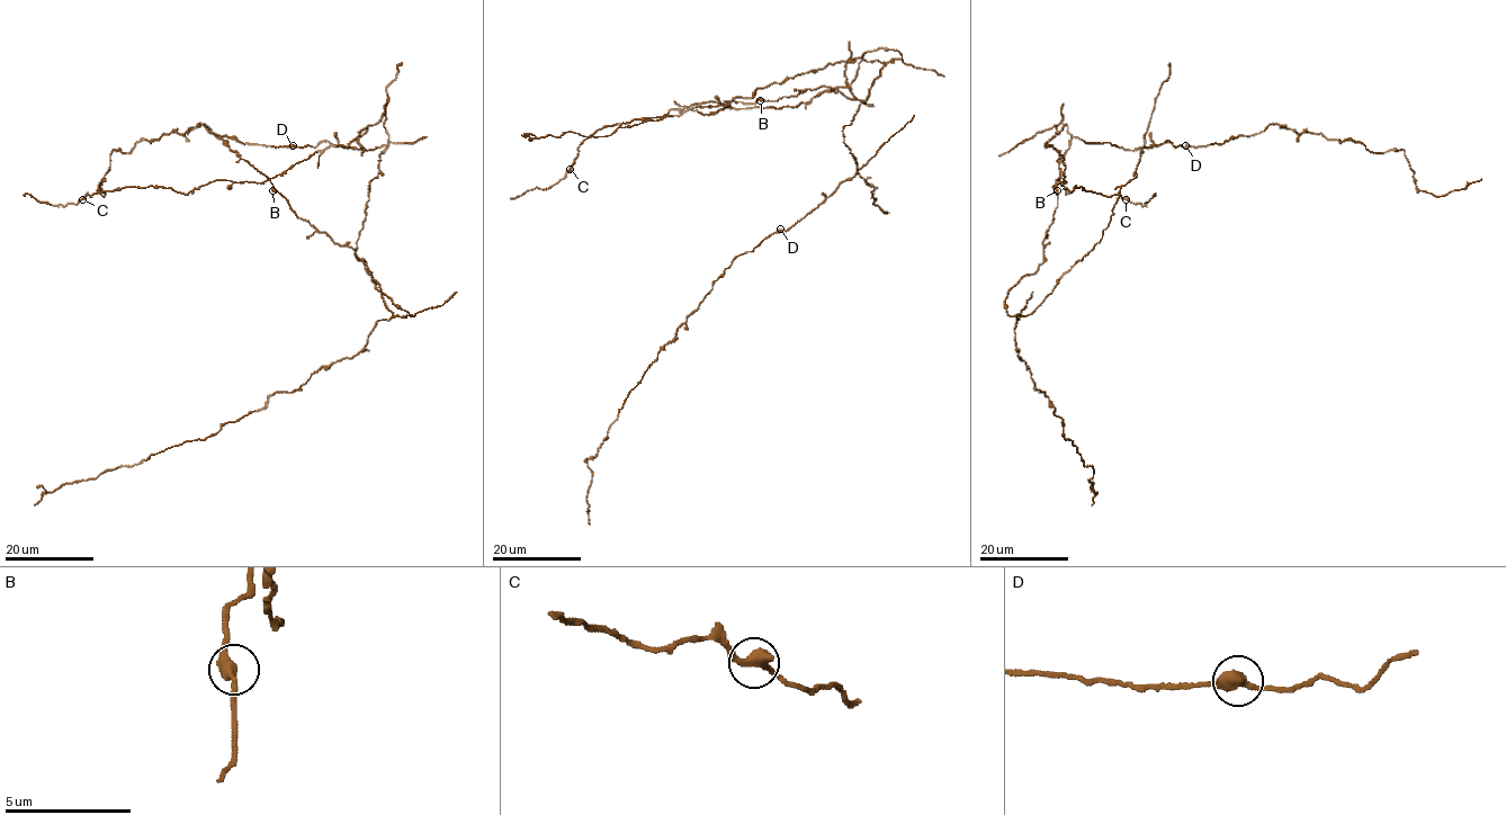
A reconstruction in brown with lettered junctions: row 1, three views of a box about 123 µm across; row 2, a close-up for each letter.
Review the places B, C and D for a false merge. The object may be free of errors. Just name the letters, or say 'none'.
none

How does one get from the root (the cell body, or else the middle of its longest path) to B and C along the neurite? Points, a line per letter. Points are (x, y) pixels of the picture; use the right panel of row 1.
B: (1084, 256), (1058, 279), (1032, 313), (1007, 314), (1007, 293), (1043, 261), (1043, 240), (1057, 206), (1057, 190)
C: (1084, 256), (1032, 313), (1007, 314), (1007, 293), (1043, 261), (1058, 178), (1066, 194), (1075, 186), (1126, 199)

